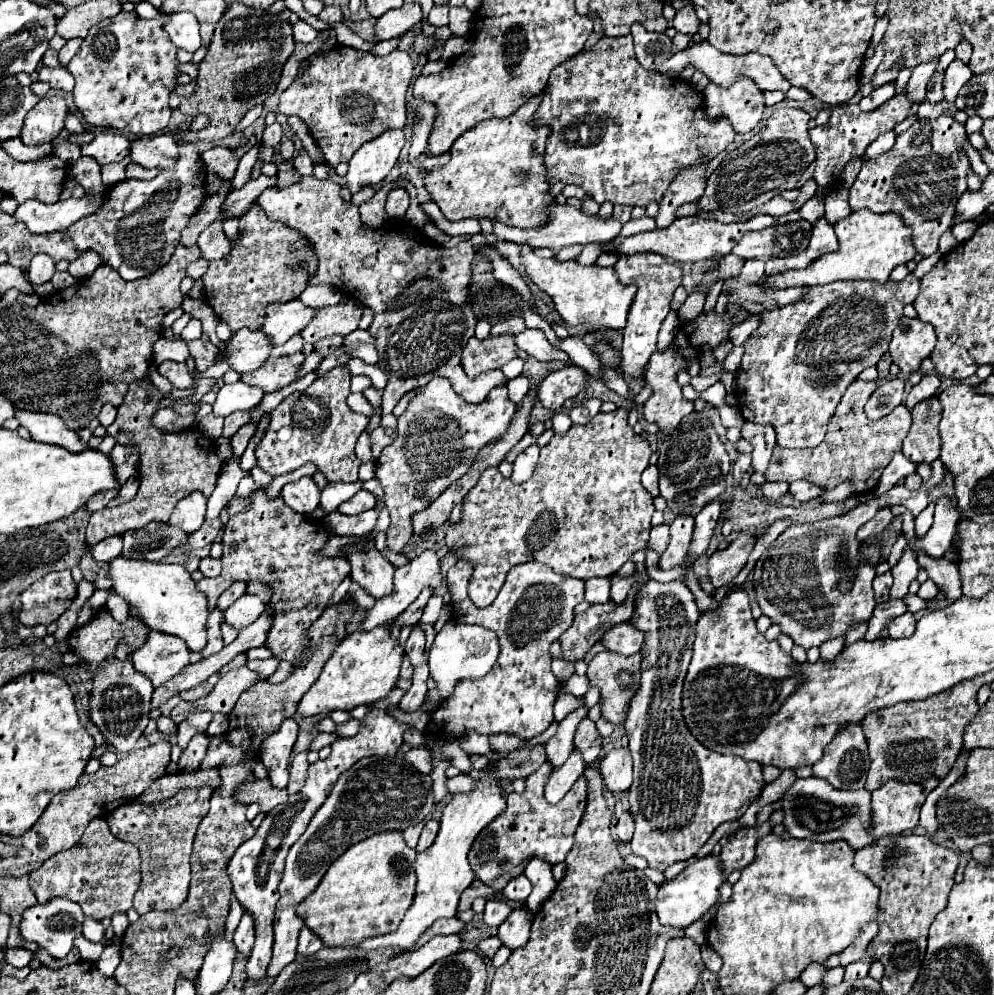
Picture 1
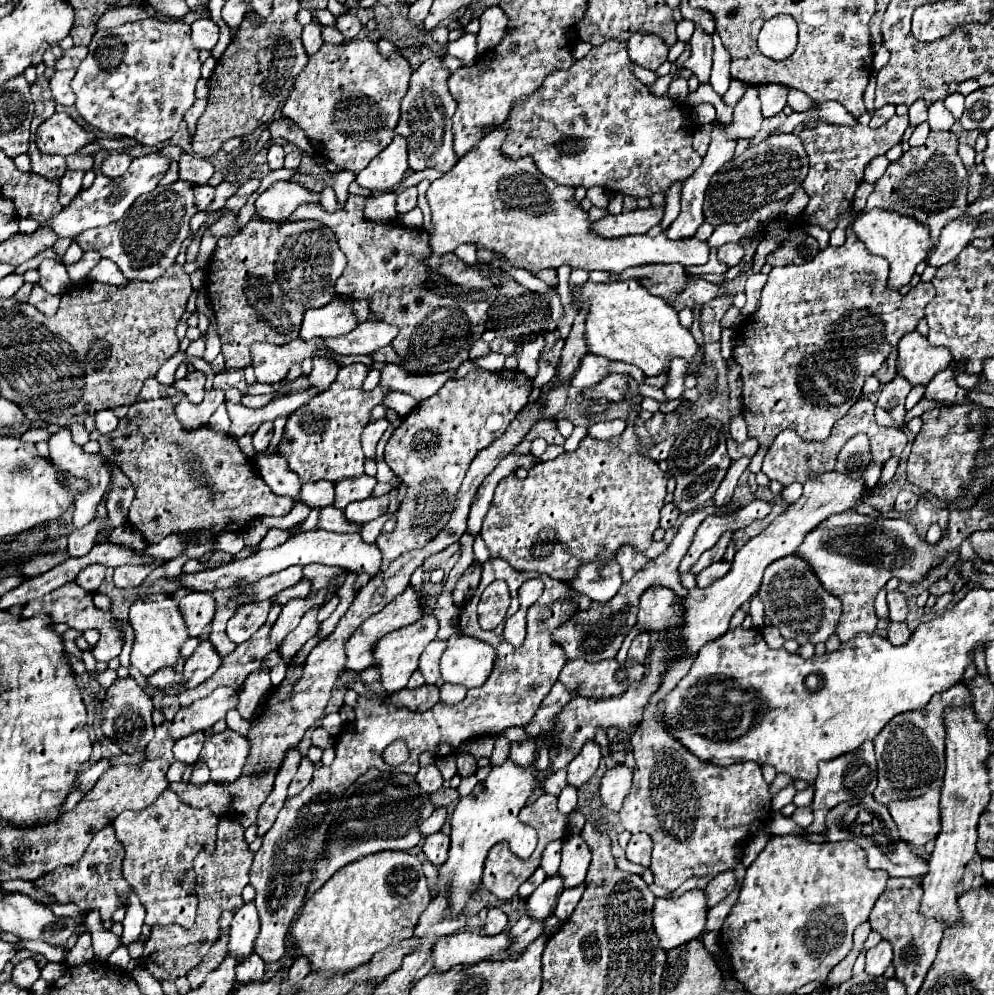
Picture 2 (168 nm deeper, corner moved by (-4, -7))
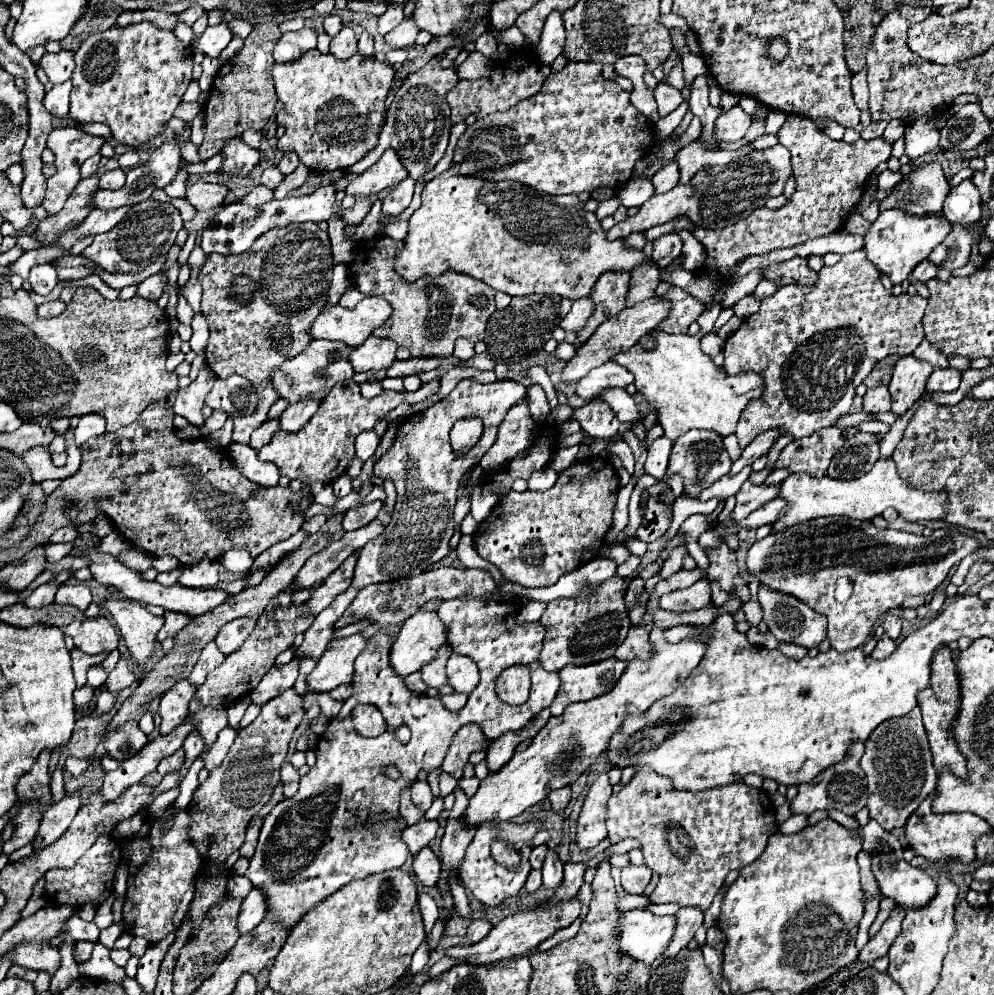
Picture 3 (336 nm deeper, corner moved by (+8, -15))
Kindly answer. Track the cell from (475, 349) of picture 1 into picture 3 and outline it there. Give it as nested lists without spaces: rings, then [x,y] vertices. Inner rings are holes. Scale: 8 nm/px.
[[[457,340],[455,342],[455,352],[453,352],[457,358],[461,360],[469,360],[475,352],[473,352],[473,344],[469,340]]]

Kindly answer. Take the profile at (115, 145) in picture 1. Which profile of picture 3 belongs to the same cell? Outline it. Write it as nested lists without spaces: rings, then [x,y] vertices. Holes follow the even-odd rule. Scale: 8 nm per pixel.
[[[121,168],[117,170],[105,170],[99,178],[99,188],[103,190],[115,190],[115,188],[121,188],[123,186],[123,180],[125,180],[125,172]]]

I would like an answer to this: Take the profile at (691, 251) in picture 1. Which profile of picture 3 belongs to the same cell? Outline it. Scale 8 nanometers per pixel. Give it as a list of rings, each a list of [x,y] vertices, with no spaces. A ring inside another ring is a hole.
[[[459,164],[425,184],[421,206],[409,218],[409,234],[403,242],[405,248],[395,258],[395,272],[407,282],[455,270],[465,272],[509,296],[557,294],[575,300],[589,296],[595,280],[607,270],[631,272],[643,262],[653,262],[647,260],[643,250],[627,246],[621,238],[609,242],[595,214],[583,210],[577,196],[551,196],[511,180],[491,182],[477,176],[463,176],[459,174]]]

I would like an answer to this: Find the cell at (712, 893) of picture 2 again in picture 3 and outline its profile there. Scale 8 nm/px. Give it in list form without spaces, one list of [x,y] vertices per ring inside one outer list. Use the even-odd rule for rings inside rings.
[[[687,906],[681,908],[677,912],[677,930],[675,936],[671,940],[671,944],[667,946],[667,952],[663,952],[663,956],[659,960],[655,960],[655,964],[651,966],[653,970],[659,966],[659,962],[665,956],[673,956],[675,952],[679,952],[681,948],[685,948],[689,944],[689,940],[695,936],[695,932],[703,926],[703,910],[699,906]]]

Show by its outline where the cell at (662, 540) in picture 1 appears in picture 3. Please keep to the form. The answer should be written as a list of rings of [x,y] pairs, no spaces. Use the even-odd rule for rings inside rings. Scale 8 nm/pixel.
[[[631,556],[627,562],[623,562],[623,564],[617,568],[617,574],[619,574],[619,576],[631,576],[631,574],[639,568],[639,564],[641,564],[641,558]]]

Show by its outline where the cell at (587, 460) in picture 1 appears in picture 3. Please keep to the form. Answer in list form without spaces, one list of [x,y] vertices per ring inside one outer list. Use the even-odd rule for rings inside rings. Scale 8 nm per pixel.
[[[593,456],[589,460],[579,460],[579,462],[571,464],[569,468],[561,470],[557,482],[545,492],[509,490],[503,498],[499,498],[499,502],[495,504],[495,508],[491,510],[487,520],[483,520],[477,528],[477,532],[473,534],[475,548],[477,548],[479,556],[485,558],[487,562],[495,564],[507,580],[519,582],[519,584],[531,586],[531,588],[551,586],[551,584],[555,584],[555,580],[559,576],[563,576],[563,574],[579,568],[579,564],[585,564],[599,556],[599,550],[605,544],[605,534],[613,524],[617,492],[619,492],[619,476],[607,458]]]

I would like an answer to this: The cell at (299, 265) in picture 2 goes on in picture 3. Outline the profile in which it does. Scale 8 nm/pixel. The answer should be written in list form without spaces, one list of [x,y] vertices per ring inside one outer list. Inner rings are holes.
[[[301,222],[291,224],[287,228],[273,228],[265,234],[261,234],[253,246],[241,254],[209,254],[207,262],[199,274],[199,282],[203,286],[203,300],[201,300],[201,312],[209,324],[209,342],[205,348],[205,358],[209,368],[217,374],[217,378],[229,378],[231,374],[239,374],[247,378],[257,396],[259,404],[255,414],[241,420],[241,416],[235,418],[233,426],[233,440],[241,444],[249,444],[251,432],[267,420],[267,412],[271,404],[279,398],[279,394],[271,388],[269,374],[271,368],[279,368],[279,364],[299,352],[311,342],[307,336],[307,328],[313,324],[317,314],[325,308],[329,298],[329,284],[333,276],[333,254],[331,254],[331,242],[327,232],[319,230],[315,222]]]

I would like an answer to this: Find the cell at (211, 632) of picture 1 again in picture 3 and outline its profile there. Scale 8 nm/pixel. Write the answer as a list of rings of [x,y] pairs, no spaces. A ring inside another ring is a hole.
[[[179,680],[171,690],[167,690],[161,696],[159,702],[159,716],[161,716],[161,728],[159,732],[171,732],[175,724],[181,724],[187,718],[187,704],[195,694],[195,686],[189,680]]]

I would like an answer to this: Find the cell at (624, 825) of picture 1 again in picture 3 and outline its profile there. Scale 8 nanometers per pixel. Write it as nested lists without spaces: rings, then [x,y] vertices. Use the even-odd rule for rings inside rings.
[[[629,864],[621,870],[621,886],[629,894],[641,894],[649,884],[649,880],[651,880],[651,870],[645,864],[643,866]]]

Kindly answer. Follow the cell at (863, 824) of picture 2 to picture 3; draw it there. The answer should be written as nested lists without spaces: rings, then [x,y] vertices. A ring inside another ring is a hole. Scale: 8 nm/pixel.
[[[869,820],[865,826],[857,826],[853,832],[859,832],[863,836],[863,852],[871,856],[871,870],[873,878],[881,890],[883,896],[893,898],[903,908],[923,908],[929,904],[929,900],[935,896],[935,880],[921,868],[911,866],[903,858],[903,846],[889,830],[881,828],[875,820]]]

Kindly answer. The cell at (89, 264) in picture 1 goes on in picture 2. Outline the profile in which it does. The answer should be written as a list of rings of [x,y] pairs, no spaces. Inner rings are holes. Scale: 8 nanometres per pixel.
[[[105,258],[89,272],[89,280],[109,282],[113,286],[127,286],[127,278],[123,278],[121,272],[117,270],[117,266],[111,260],[105,260]]]

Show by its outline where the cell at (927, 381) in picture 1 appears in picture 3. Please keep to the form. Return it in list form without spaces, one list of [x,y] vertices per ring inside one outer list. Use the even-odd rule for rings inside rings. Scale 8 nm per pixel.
[[[935,368],[927,380],[927,392],[955,392],[961,382],[961,372],[953,368]]]

